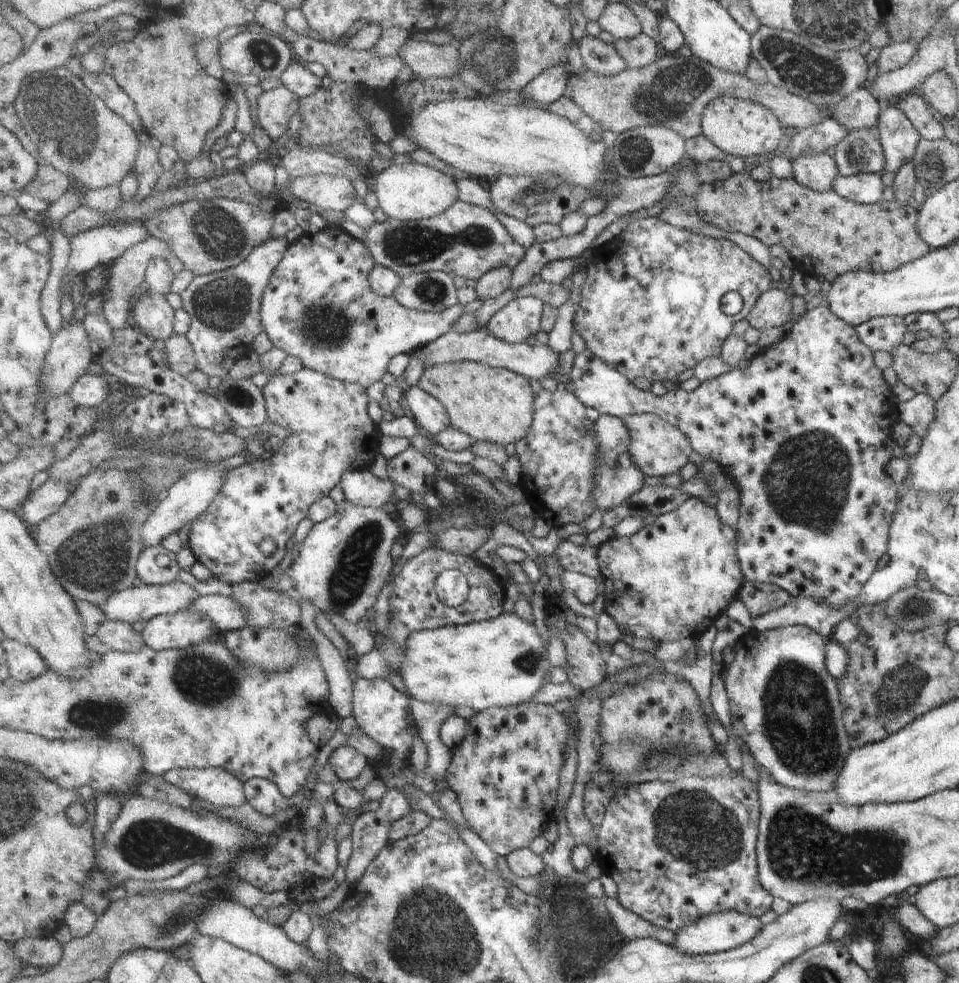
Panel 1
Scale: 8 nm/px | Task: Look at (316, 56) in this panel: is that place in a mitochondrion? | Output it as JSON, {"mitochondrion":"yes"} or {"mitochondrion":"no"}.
{"mitochondrion":"no"}

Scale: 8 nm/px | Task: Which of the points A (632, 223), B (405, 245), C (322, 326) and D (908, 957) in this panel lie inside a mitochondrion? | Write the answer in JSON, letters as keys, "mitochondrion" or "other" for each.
{"A":"other","B":"mitochondrion","C":"mitochondrion","D":"other"}

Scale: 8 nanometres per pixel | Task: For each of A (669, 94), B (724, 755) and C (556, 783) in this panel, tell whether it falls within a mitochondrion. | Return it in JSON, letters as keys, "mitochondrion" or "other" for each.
{"A":"mitochondrion","B":"other","C":"other"}

